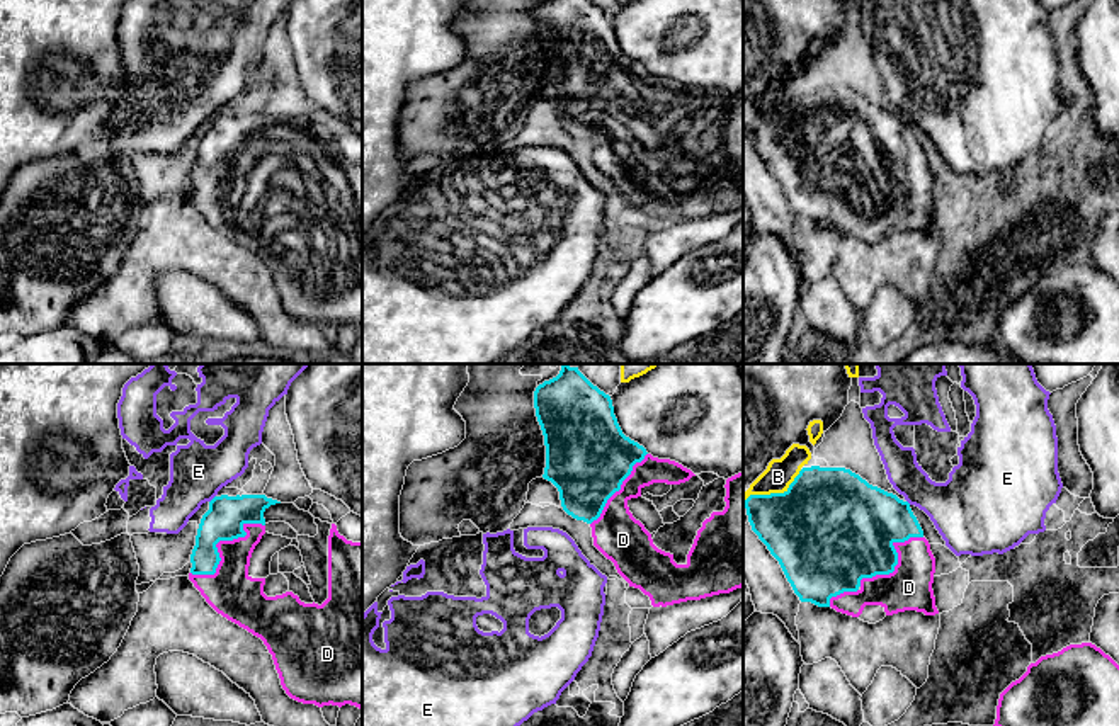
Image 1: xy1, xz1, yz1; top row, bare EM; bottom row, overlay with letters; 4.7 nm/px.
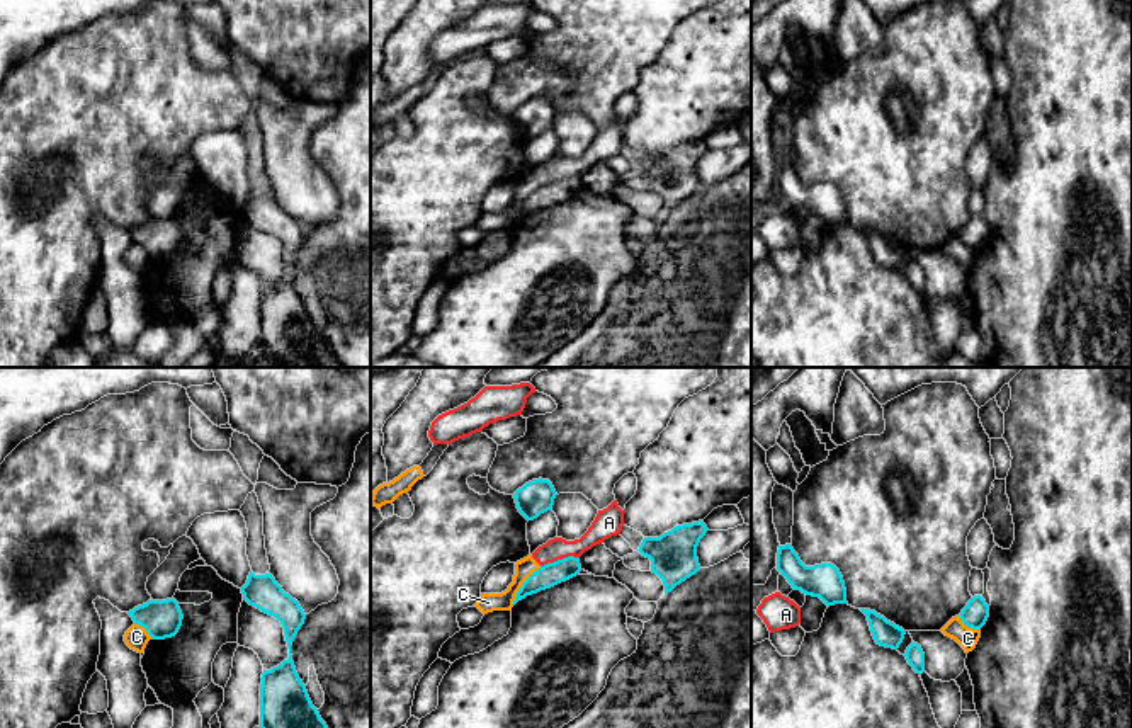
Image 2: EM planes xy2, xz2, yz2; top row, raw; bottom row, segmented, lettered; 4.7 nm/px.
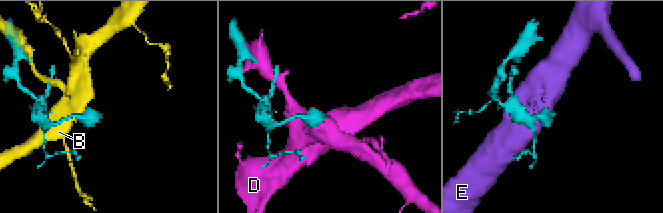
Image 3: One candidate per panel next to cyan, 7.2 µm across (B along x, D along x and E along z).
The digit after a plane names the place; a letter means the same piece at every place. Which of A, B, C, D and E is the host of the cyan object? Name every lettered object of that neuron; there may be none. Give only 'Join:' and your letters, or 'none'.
Join: D

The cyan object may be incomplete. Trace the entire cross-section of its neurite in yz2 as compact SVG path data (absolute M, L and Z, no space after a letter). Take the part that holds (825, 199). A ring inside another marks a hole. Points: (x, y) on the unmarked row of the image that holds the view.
M792 163L778 165L777 189L792 208L819 216L828 226L846 221L846 208L840 189L831 182L806 185Z

